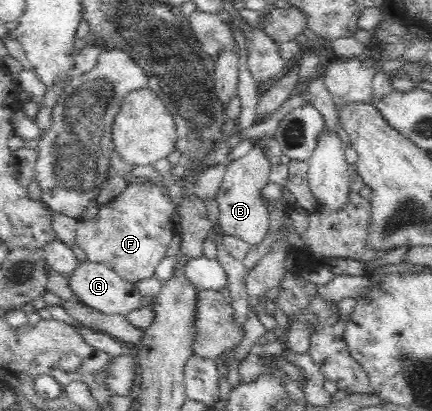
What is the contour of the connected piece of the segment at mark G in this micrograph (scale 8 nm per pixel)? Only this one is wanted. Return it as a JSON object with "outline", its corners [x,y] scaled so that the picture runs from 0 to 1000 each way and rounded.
{"outline":[[[225,635],[183,640],[155,679],[188,737],[241,764],[294,769],[306,754],[319,754],[331,745],[331,718],[317,701],[317,691],[285,681],[262,652],[241,640]]]}

